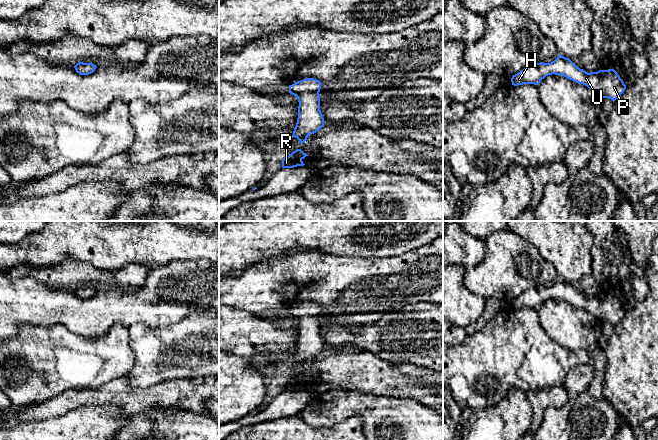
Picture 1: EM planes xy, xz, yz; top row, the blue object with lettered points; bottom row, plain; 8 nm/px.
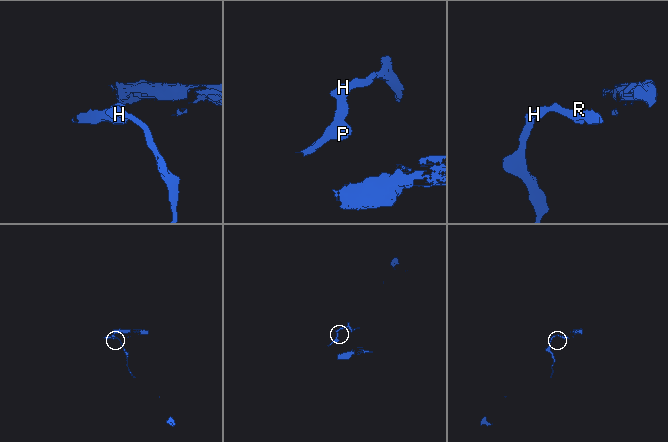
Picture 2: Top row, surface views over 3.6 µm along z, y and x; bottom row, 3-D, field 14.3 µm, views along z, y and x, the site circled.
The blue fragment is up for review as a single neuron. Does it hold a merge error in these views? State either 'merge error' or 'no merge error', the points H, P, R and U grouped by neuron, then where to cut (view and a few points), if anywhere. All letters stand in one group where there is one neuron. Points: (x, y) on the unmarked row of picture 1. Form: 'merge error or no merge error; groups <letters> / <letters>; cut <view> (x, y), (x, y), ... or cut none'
no merge error; groups H P R U; cut none

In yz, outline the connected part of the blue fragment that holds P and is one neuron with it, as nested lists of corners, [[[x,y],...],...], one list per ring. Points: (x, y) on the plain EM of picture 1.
[[[559,279],[554,285],[551,287],[533,287],[523,294],[513,299],[511,302],[512,309],[518,310],[523,308],[534,308],[538,309],[542,303],[544,303],[548,299],[562,299],[576,307],[583,308],[593,314],[597,319],[599,319],[602,323],[609,322],[613,326],[625,315],[626,309],[623,304],[620,302],[618,297],[614,293],[608,294],[599,294],[597,296],[588,297],[583,293],[577,291],[569,282],[566,282],[562,279]]]

